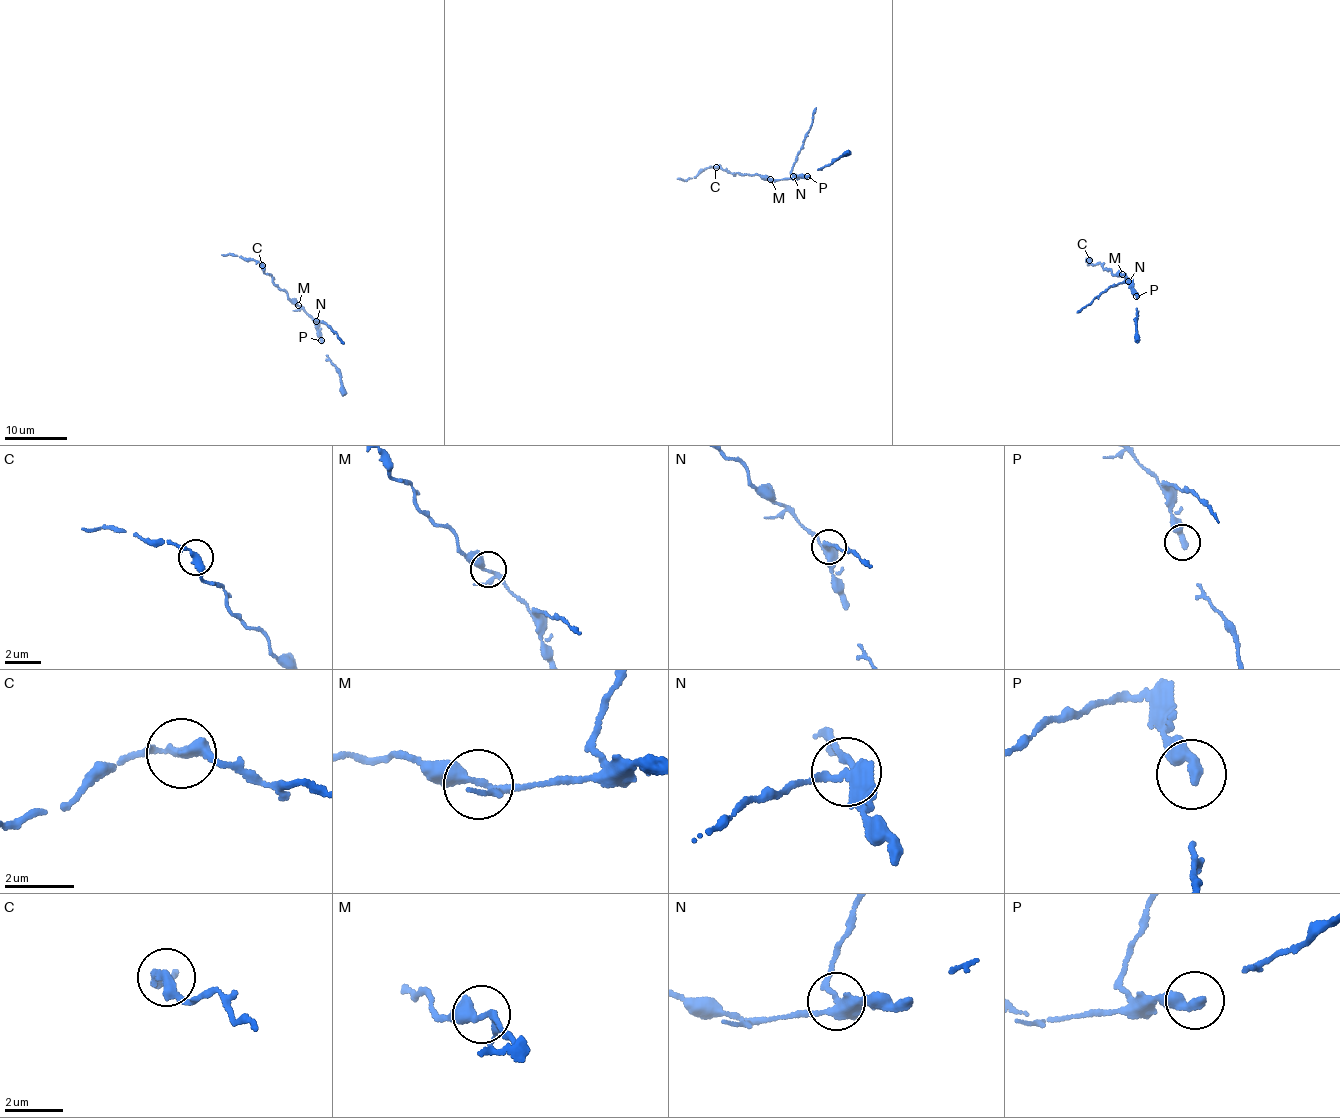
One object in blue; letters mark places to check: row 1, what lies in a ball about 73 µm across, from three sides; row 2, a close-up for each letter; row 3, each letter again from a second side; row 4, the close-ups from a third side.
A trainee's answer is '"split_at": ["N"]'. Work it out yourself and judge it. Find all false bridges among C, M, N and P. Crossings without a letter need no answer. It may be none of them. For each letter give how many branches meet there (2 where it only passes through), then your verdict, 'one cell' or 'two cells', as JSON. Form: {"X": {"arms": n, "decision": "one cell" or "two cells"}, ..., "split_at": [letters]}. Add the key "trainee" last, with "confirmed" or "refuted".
{"C": {"arms": 3, "decision": "one cell"}, "M": {"arms": 3, "decision": "one cell"}, "N": {"arms": 3, "decision": "two cells"}, "P": {"arms": 1, "decision": "one cell"}, "split_at": ["N"], "trainee": "confirmed"}

